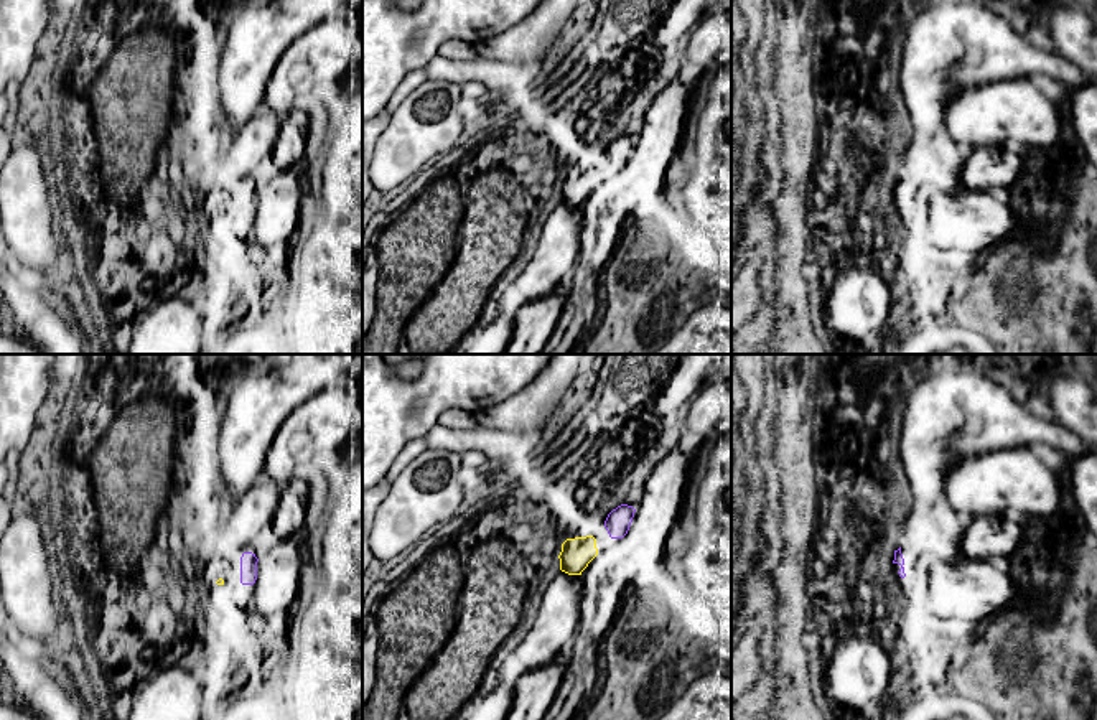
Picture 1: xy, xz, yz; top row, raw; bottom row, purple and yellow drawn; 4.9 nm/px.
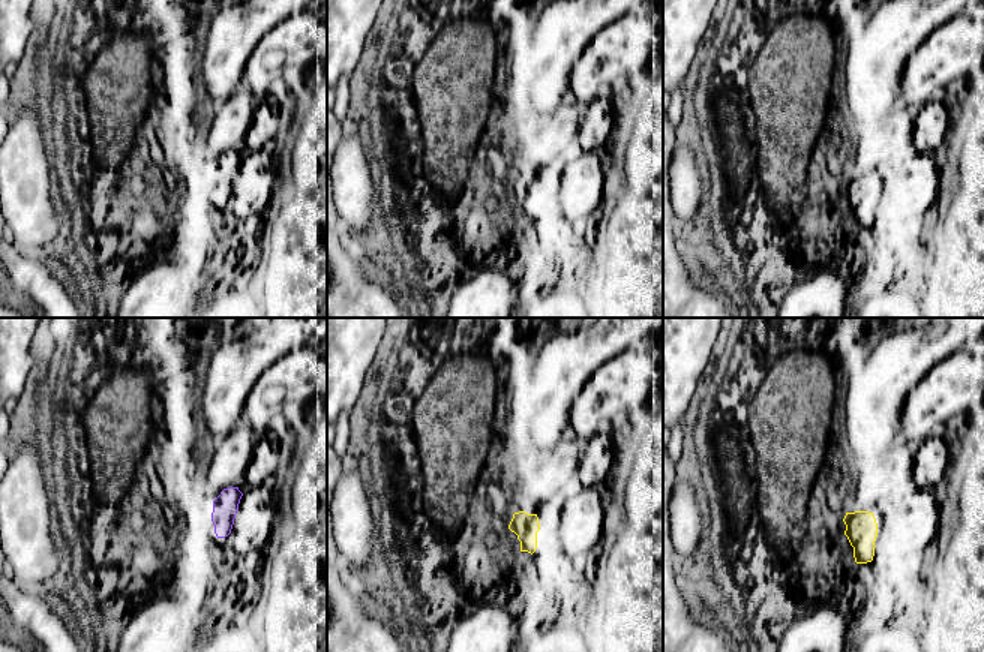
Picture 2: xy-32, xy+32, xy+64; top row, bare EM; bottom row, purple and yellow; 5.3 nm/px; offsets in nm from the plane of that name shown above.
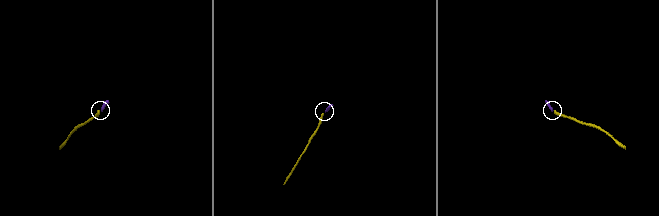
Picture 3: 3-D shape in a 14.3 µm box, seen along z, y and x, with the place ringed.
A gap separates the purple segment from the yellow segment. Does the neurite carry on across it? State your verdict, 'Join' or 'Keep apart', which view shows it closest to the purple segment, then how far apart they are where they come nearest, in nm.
Join. Closest in xz. Distance 70 nm

